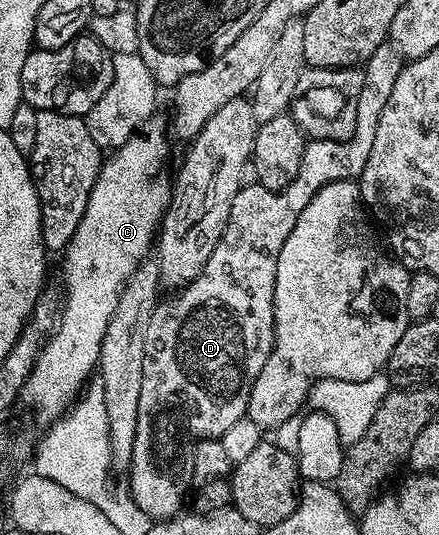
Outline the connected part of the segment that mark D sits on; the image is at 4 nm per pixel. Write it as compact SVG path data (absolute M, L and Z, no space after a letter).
M391 43L380 45L369 56L367 68L364 70L365 86L363 87L361 98L357 104L357 129L355 132L346 141L310 140L303 151L303 159L301 160L299 171L295 175L295 179L290 185L283 187L279 191L271 191L267 187L256 183L242 184L241 190L235 195L235 203L231 203L227 227L223 231L223 235L219 239L215 251L211 251L211 259L207 259L207 263L203 267L201 274L180 291L169 295L166 301L165 298L158 300L157 306L155 307L155 315L151 315L151 323L147 323L147 339L145 340L143 350L143 388L139 390L139 419L135 427L133 462L131 462L127 470L130 489L128 489L128 492L131 494L137 506L150 519L175 517L178 513L182 512L184 505L181 504L184 501L186 504L187 501L187 493L185 497L185 481L187 485L187 450L199 441L219 439L227 431L227 427L232 427L237 420L248 414L251 387L255 383L259 371L263 371L263 363L267 363L267 359L273 350L273 296L275 295L275 271L277 270L279 251L283 251L283 243L287 243L287 235L291 235L291 227L295 227L295 219L299 219L303 207L307 207L307 203L311 201L315 195L315 191L319 191L324 185L332 181L347 181L360 178L363 167L367 167L367 158L371 156L371 146L375 144L375 127L379 127L379 115L383 111L383 107L387 107L387 95L391 95L391 91L395 87L395 79L399 79L402 68L403 58L401 52Z

